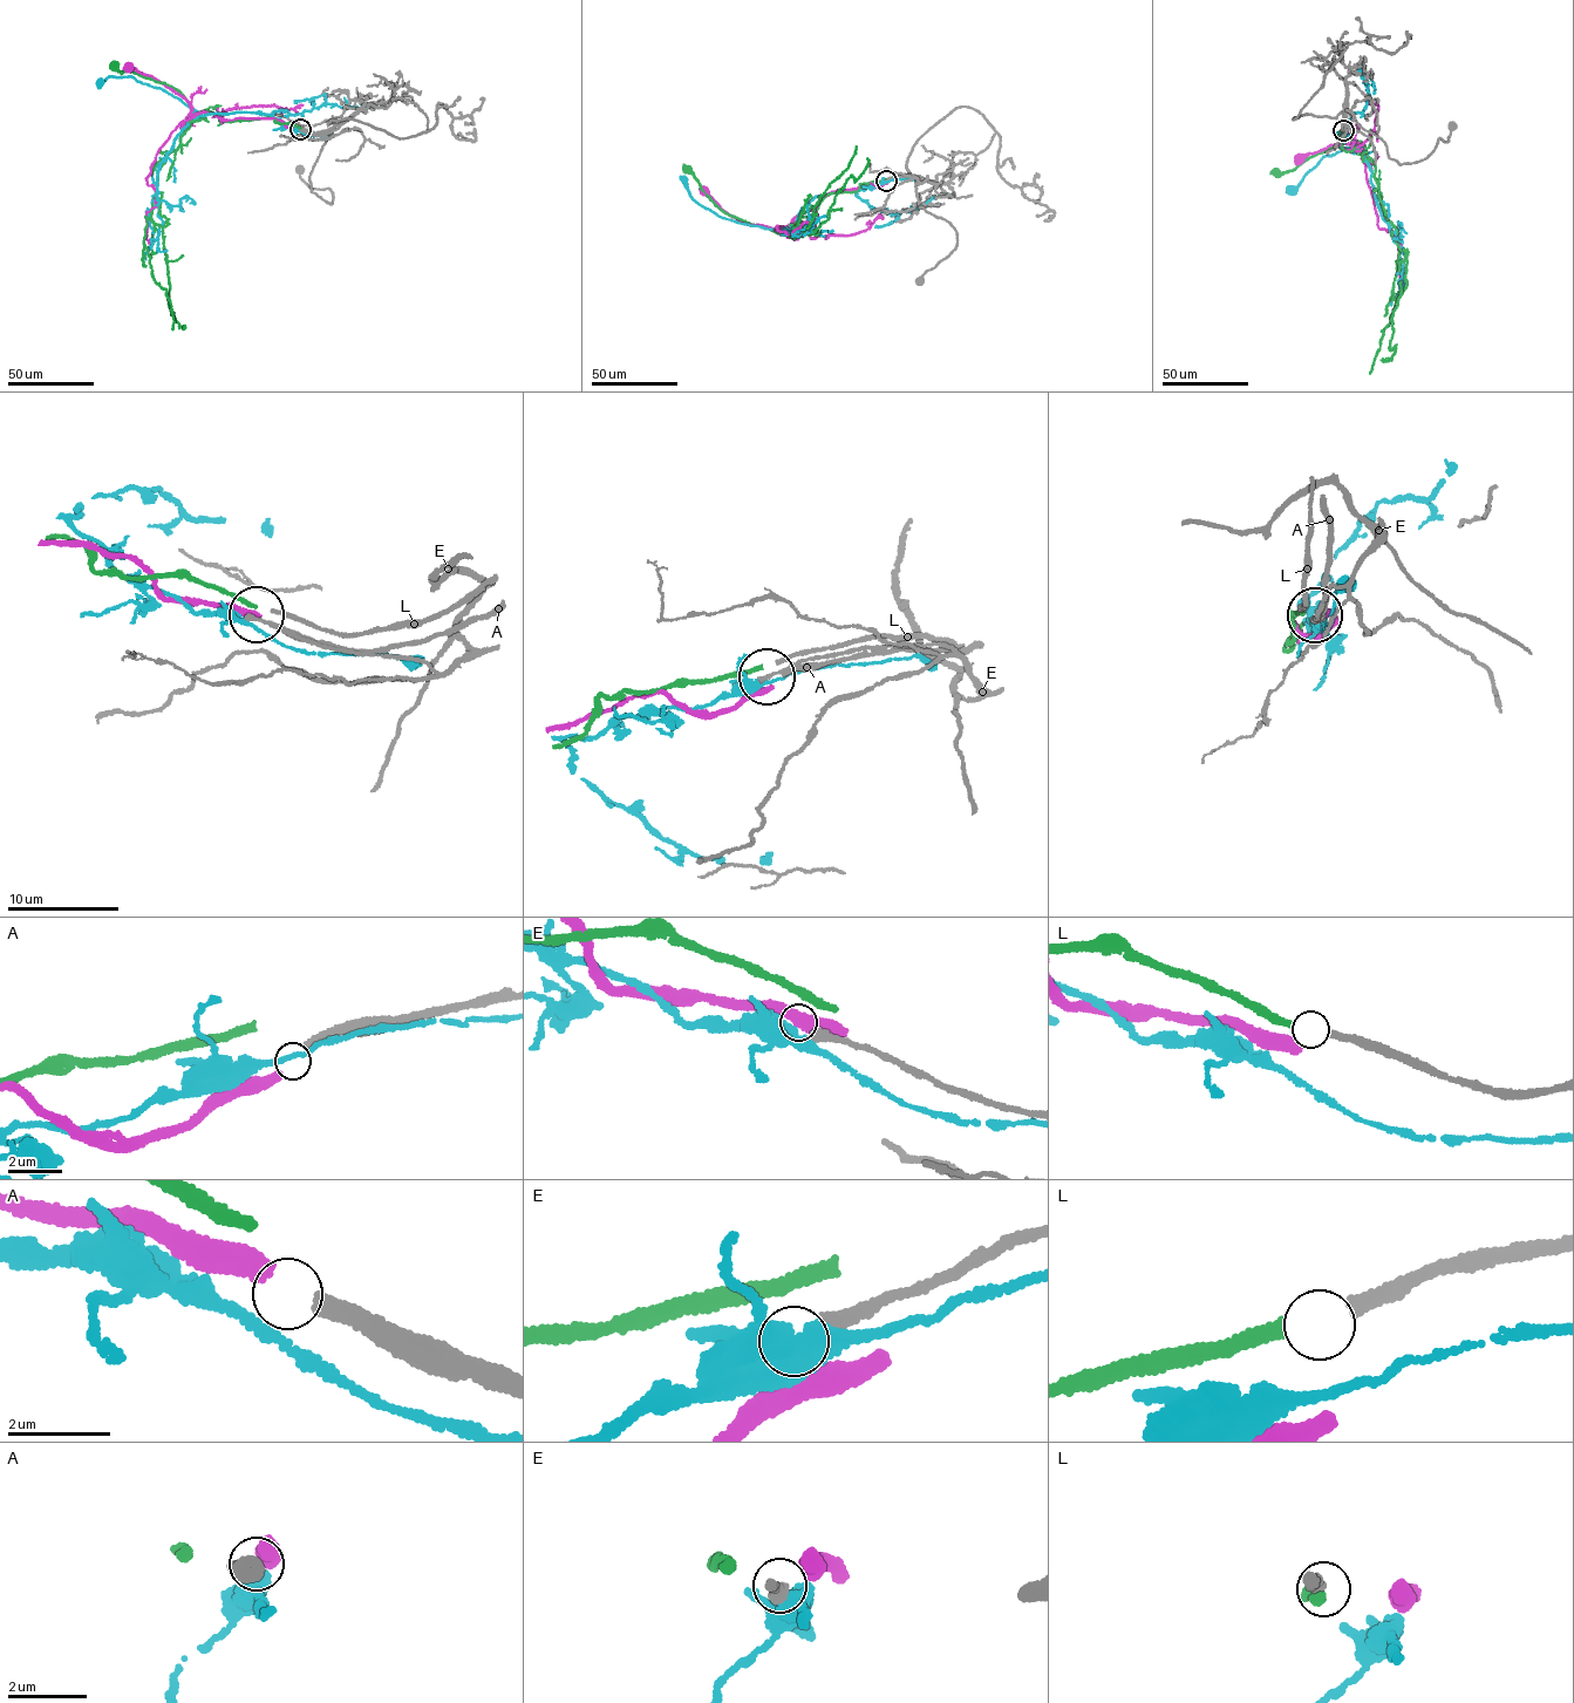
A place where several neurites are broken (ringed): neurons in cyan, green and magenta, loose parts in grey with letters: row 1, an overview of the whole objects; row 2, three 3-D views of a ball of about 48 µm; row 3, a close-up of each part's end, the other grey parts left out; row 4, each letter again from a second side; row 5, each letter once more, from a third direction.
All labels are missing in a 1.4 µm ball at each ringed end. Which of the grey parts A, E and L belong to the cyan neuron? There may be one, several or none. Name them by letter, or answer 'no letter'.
no letter

